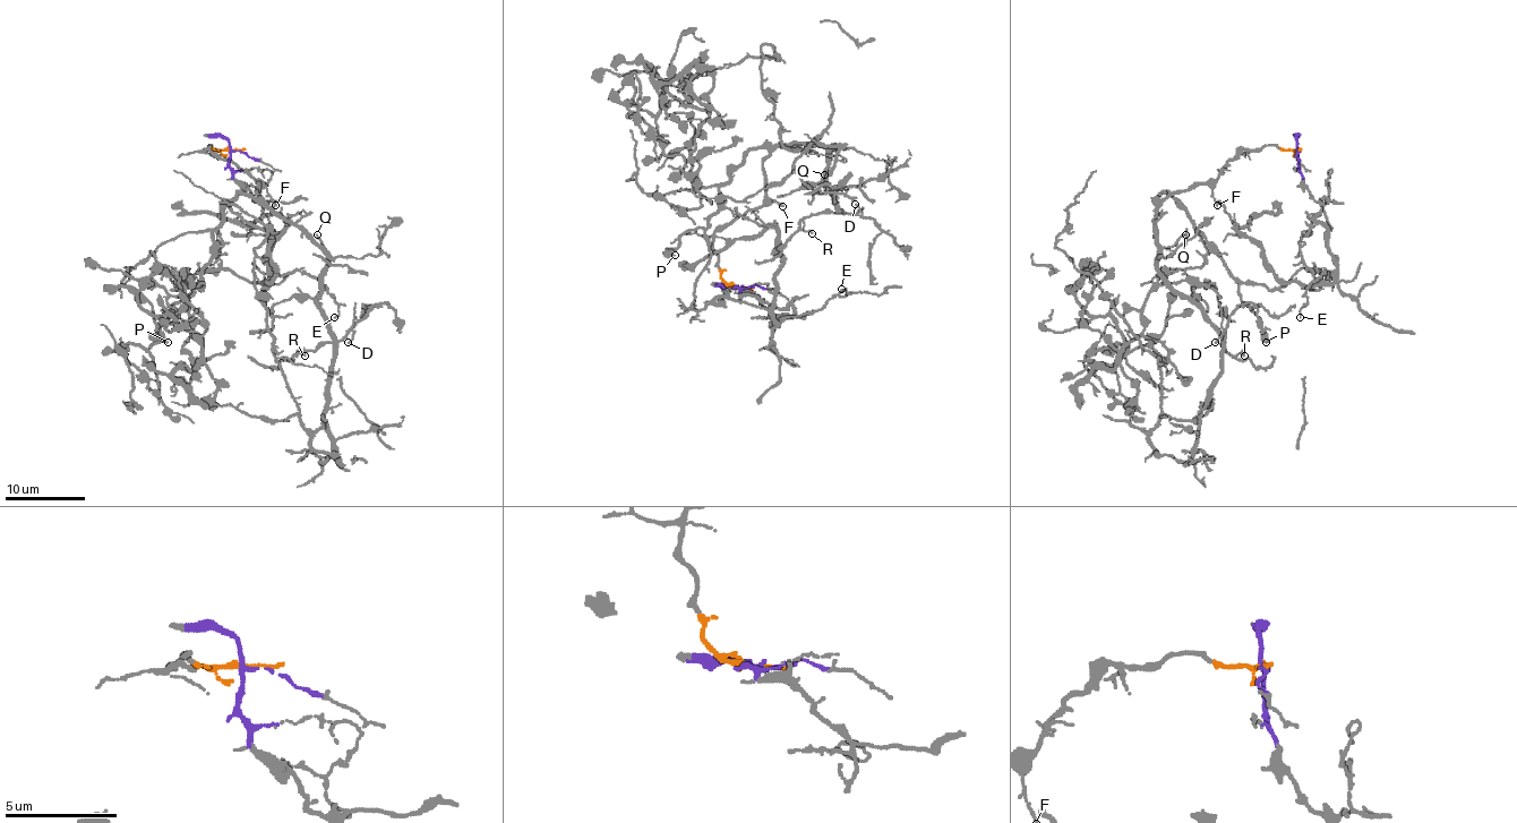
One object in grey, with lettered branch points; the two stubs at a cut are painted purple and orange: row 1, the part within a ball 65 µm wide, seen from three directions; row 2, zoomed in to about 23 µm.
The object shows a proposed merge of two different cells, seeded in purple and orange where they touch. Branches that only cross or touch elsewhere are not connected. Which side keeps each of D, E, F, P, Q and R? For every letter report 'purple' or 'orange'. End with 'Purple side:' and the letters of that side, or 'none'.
D: orange
E: purple
F: orange
P: orange
Q: orange
R: orange
Purple side: E

